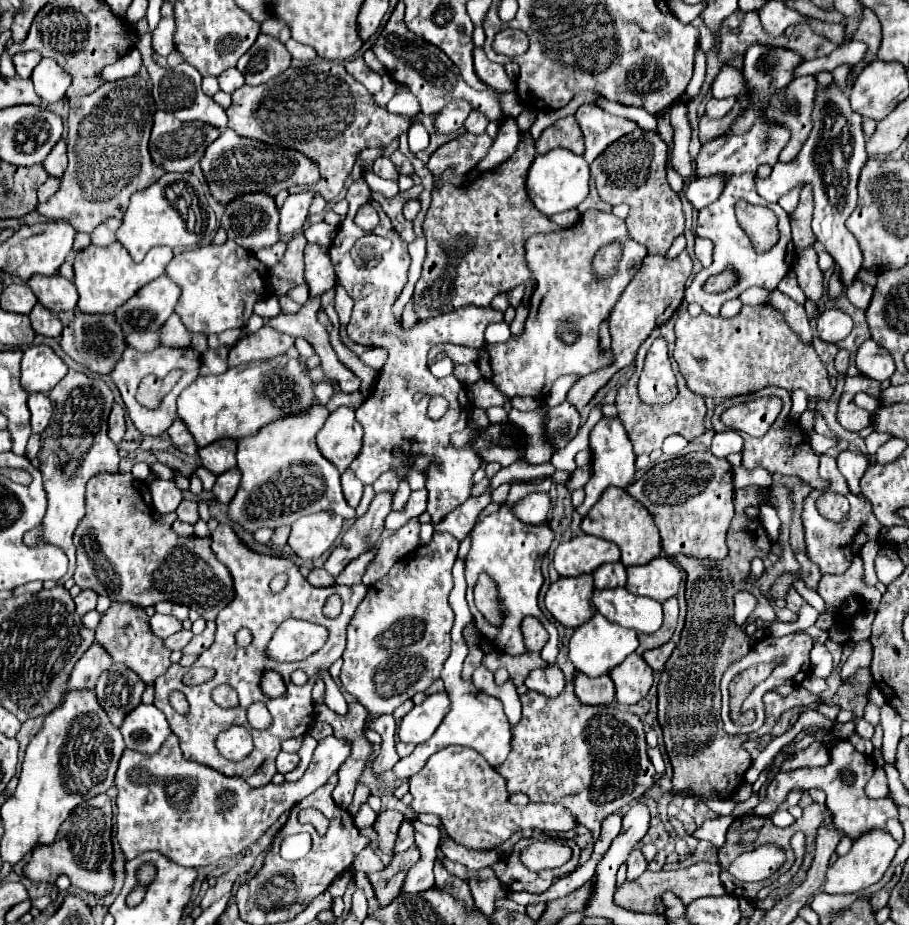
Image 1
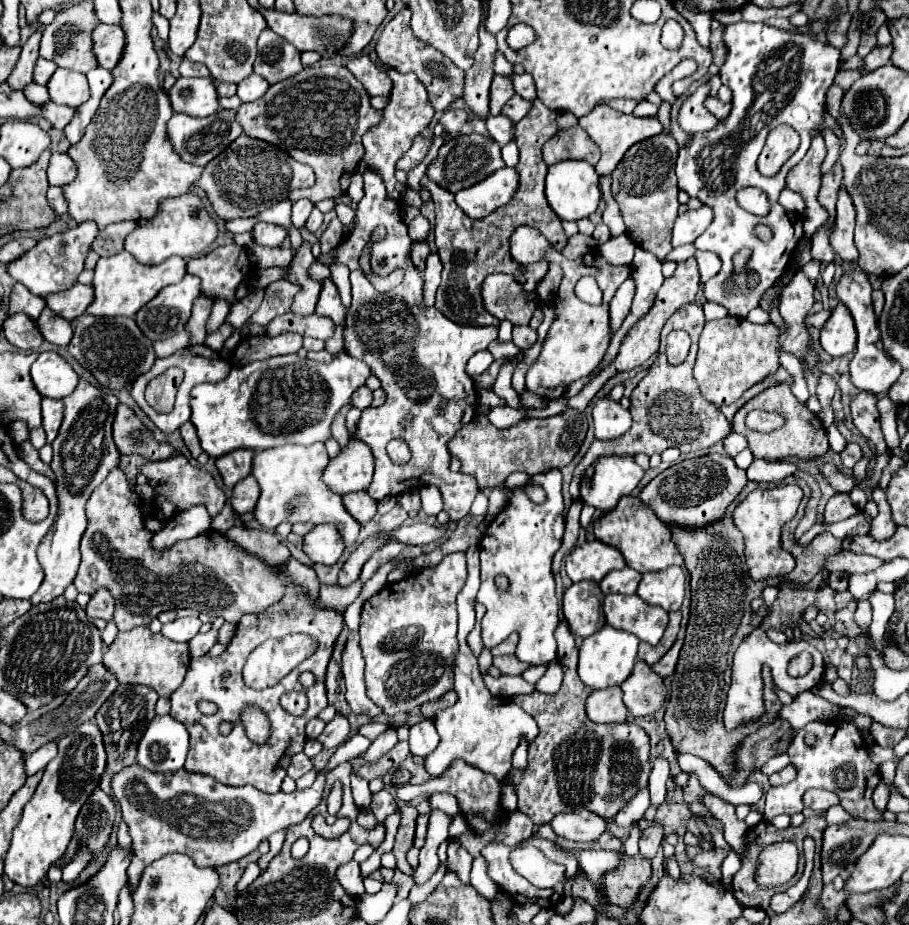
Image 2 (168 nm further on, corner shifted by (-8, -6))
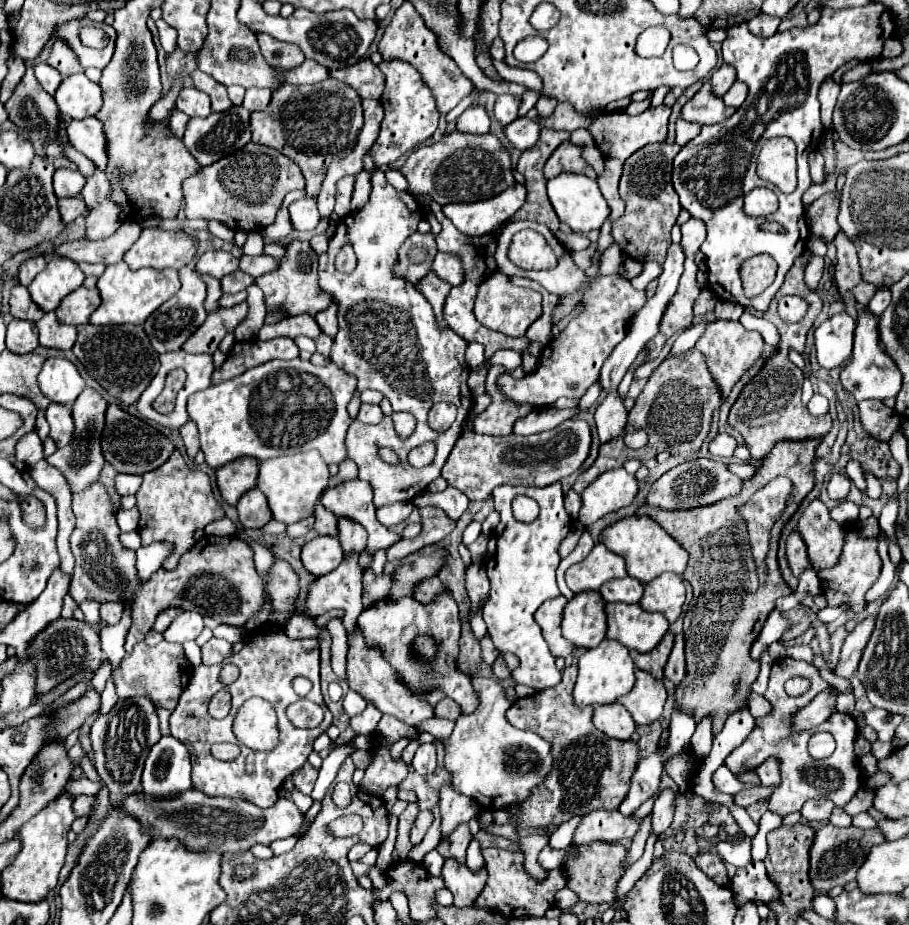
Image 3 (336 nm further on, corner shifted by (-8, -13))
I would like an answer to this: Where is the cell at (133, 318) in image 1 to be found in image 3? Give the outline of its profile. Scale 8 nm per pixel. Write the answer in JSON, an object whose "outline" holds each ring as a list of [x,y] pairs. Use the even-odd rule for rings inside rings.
{"outline":[[[184,266],[178,270],[180,274],[180,282],[182,282],[182,288],[170,298],[166,300],[154,314],[150,314],[150,318],[146,318],[146,322],[142,324],[154,350],[158,354],[164,354],[164,352],[172,352],[172,350],[180,350],[182,344],[198,330],[198,326],[206,320],[206,310],[204,310],[204,298],[206,298],[206,284],[204,280],[200,278],[200,274],[196,270],[192,270],[190,266]]]}

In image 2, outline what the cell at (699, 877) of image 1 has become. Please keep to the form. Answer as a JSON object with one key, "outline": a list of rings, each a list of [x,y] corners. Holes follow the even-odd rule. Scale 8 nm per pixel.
{"outline":[[[624,851],[618,853],[618,859],[620,863],[616,865],[616,869],[604,873],[602,891],[612,905],[630,909],[638,897],[640,887],[650,877],[650,861],[640,857],[640,853],[628,857]]]}

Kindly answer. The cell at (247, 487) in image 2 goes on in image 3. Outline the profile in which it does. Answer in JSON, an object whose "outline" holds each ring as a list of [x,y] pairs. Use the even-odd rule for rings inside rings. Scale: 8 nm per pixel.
{"outline":[[[252,488],[248,490],[236,504],[238,516],[240,516],[240,524],[248,530],[248,528],[262,528],[268,520],[272,520],[272,512],[268,508],[266,496],[258,490]]]}

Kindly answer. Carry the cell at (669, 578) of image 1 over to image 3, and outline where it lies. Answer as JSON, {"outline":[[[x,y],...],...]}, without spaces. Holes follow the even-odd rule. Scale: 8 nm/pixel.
{"outline":[[[664,572],[652,582],[644,584],[644,596],[640,600],[640,606],[646,612],[662,612],[668,622],[674,622],[682,612],[684,596],[686,590],[682,578],[678,574]]]}

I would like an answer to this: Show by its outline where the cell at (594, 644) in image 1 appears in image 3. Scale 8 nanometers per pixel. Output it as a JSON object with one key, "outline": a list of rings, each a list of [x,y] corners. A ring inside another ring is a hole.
{"outline":[[[602,640],[596,648],[586,650],[578,660],[578,680],[574,686],[574,702],[578,706],[588,704],[610,704],[634,686],[634,662],[628,648],[614,640]]]}

